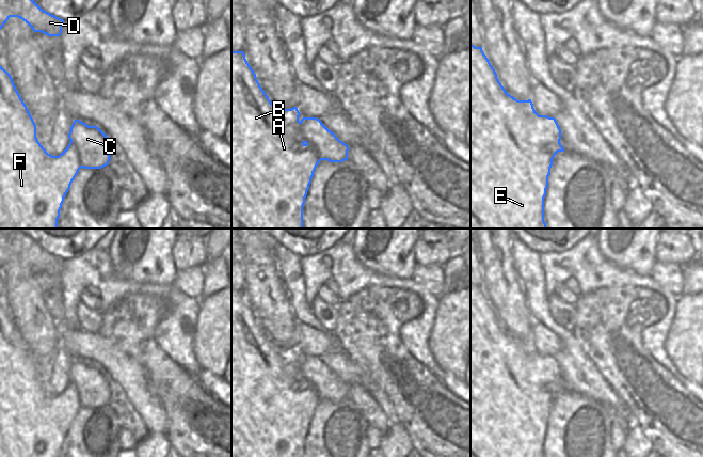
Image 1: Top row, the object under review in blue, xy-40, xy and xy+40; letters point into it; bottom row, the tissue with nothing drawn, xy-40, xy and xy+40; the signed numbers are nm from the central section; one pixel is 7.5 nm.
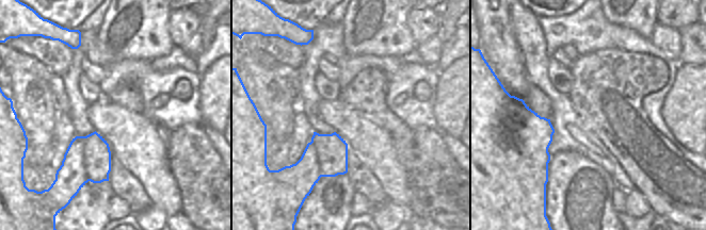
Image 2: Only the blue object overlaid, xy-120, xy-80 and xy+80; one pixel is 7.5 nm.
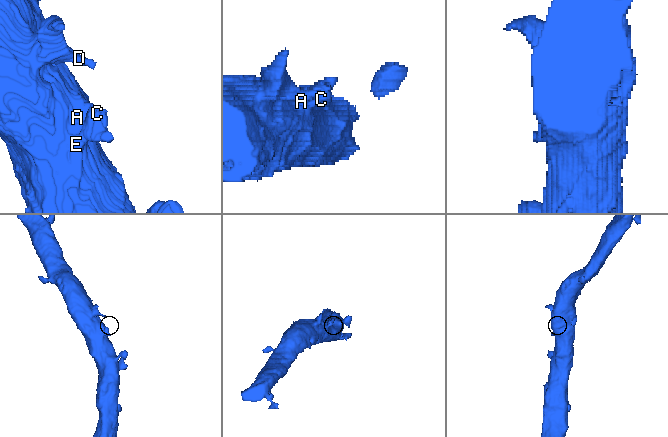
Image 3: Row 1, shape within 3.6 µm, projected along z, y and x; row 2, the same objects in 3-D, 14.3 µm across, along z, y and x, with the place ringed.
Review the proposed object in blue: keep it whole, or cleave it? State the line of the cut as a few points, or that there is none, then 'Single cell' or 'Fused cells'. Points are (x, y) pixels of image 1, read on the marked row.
No split. Single cell.

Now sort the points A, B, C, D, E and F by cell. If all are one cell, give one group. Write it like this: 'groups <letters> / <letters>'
groups A B C D E F

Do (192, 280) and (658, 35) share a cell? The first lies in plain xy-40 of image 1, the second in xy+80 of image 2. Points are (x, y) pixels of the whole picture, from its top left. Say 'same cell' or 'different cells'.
same cell

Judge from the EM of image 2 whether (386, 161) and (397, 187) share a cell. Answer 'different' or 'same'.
same

